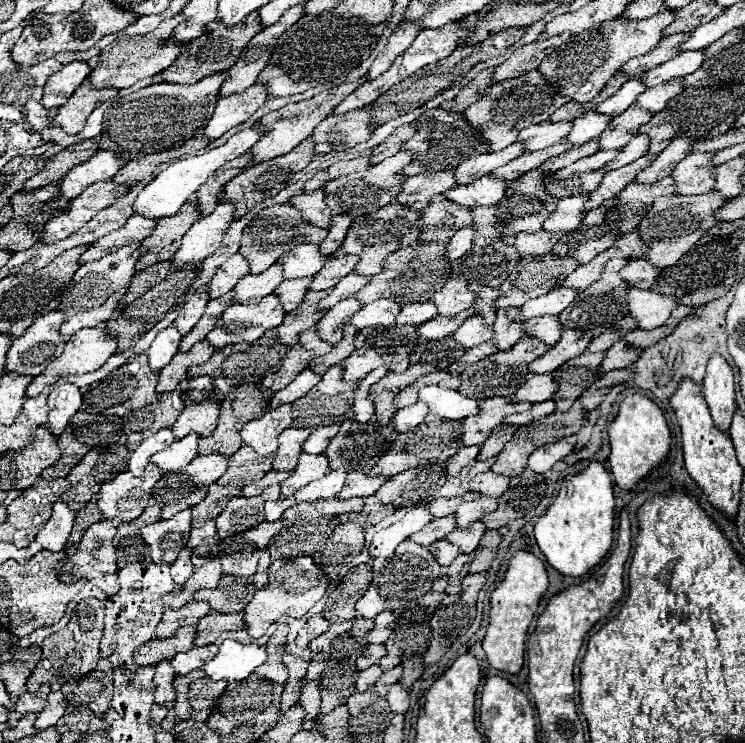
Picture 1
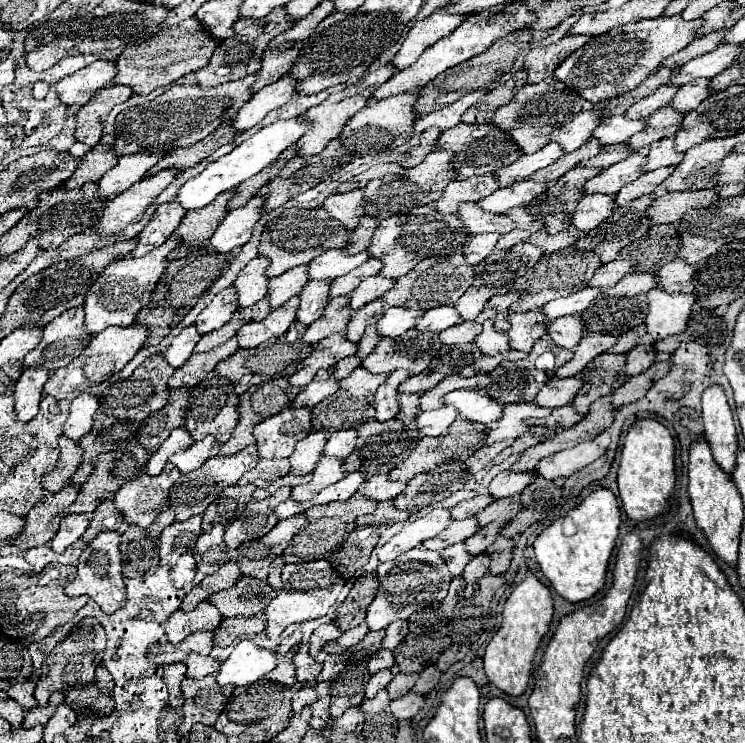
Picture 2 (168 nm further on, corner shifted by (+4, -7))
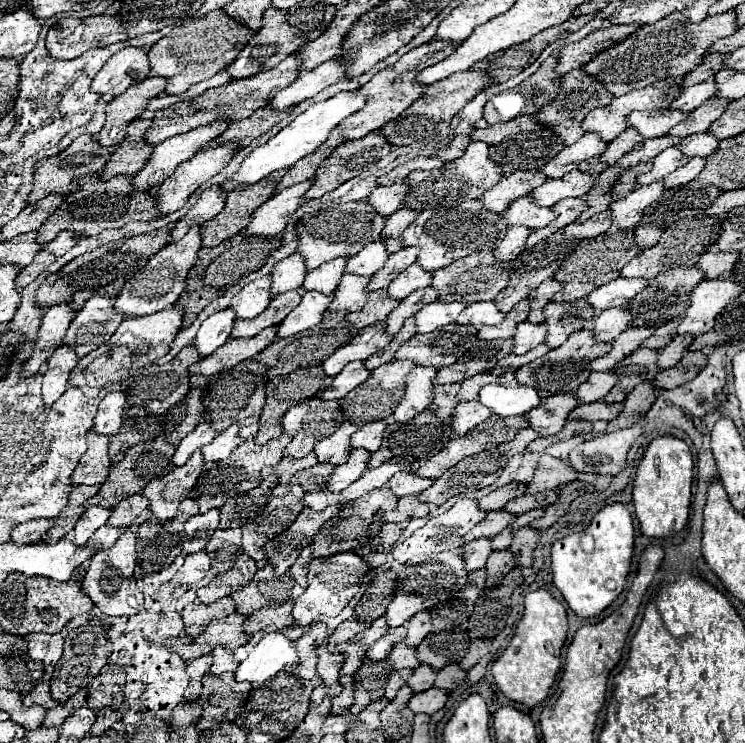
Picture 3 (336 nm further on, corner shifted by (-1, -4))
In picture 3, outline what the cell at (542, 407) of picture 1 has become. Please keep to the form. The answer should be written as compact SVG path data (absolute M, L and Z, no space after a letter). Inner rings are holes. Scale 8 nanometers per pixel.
M591 403L591 405L577 405L571 413L569 419L587 419L587 421L613 421L621 413L623 403Z

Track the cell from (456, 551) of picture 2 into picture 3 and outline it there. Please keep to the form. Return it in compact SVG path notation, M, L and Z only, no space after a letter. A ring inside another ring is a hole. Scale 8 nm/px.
M475 539L475 541L469 541L463 547L463 553L465 553L465 563L467 563L467 569L469 571L483 569L487 557L493 553L491 539Z

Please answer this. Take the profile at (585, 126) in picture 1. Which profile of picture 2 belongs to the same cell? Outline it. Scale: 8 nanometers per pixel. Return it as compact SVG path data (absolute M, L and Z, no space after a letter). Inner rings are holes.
M608 116L604 118L596 132L592 132L594 140L600 140L600 144L622 144L624 140L628 140L632 134L640 132L644 128L644 124L640 120L628 120L624 116Z

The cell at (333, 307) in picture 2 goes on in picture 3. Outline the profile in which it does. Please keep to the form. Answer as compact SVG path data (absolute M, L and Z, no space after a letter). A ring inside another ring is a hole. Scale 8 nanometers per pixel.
M373 291L369 295L369 301L361 311L349 313L347 321L357 327L367 327L377 321L385 321L385 315L389 315L397 307L397 299L391 299L385 291Z

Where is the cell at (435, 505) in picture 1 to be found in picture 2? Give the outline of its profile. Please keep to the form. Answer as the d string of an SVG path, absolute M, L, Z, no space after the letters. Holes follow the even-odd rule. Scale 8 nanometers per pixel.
M480 494L480 496L476 496L476 498L464 500L464 502L460 502L460 504L450 510L452 520L464 520L464 518L468 518L468 516L474 516L478 510L482 510L484 506L488 506L492 500L494 500L494 498L492 498L490 494Z

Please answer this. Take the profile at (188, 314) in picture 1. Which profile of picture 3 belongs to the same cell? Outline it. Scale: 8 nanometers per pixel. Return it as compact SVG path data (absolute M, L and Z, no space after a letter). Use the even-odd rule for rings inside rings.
M261 277L261 279L255 279L253 283L245 285L237 293L237 297L233 297L231 309L235 309L239 319L253 319L267 309L271 299L273 299L271 281L269 281L269 277Z

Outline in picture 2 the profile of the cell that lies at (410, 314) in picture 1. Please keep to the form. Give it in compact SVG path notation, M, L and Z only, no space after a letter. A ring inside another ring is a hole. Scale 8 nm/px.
M438 306L438 308L430 308L424 312L424 316L416 322L416 330L440 332L440 330L446 330L460 322L462 322L462 318L458 316L458 312L452 306Z

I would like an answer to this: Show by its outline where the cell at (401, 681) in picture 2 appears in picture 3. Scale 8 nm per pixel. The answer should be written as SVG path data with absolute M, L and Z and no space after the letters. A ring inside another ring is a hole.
M421 665L421 667L417 667L417 669L415 669L415 673L409 677L407 685L409 685L413 691L417 691L417 693L427 691L427 689L431 689L431 687L433 687L435 675L437 675L437 673L435 673L429 665Z

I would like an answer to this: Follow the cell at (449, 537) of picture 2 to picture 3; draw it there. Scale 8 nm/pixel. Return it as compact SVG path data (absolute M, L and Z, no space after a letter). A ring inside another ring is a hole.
M491 511L485 521L475 525L473 531L469 531L465 535L465 541L473 541L473 539L479 539L479 537L493 537L493 535L501 533L513 521L515 521L515 515L509 513L509 511Z

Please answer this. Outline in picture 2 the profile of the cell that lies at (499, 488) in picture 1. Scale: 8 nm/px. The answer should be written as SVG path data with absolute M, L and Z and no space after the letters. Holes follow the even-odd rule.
M500 472L492 478L492 482L488 484L488 492L490 496L494 496L496 500L498 498L508 498L512 494L518 494L522 492L530 482L536 480L536 474L534 472L524 472L524 474L516 474L516 472Z

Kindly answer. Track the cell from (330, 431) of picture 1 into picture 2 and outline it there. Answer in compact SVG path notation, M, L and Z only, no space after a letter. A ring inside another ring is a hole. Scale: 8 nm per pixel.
M354 428L332 432L330 438L326 440L326 446L324 446L322 456L346 458L354 450L354 444L356 444L356 430Z

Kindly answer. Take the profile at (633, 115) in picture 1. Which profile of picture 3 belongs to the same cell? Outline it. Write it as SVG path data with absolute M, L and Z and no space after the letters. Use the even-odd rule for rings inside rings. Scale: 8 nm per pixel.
M715 97L715 99L709 99L707 103L703 103L701 107L697 107L689 119L681 121L677 127L671 129L671 135L677 135L677 137L687 137L687 135L693 135L693 133L703 133L711 127L713 121L717 121L725 109L727 109L729 101L723 101L723 97Z

